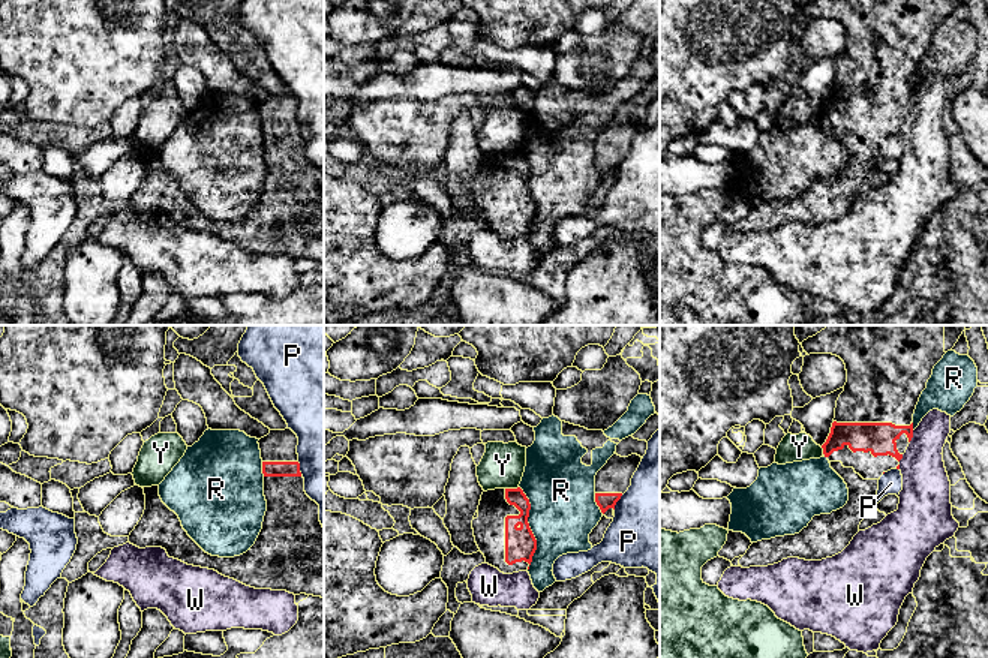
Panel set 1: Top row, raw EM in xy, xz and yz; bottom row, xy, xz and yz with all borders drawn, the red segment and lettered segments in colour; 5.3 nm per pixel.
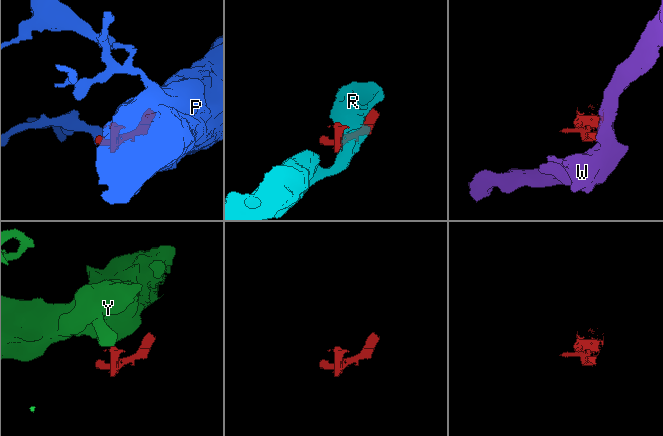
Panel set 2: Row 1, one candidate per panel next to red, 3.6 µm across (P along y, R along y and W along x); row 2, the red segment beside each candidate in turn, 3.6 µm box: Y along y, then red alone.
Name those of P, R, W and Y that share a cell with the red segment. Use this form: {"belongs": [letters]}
{"belongs": []}

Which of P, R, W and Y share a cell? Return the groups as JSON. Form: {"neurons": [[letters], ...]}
{"neurons": [["P"], ["R"], ["W"], ["Y"]]}

